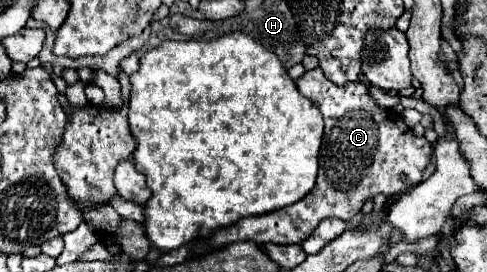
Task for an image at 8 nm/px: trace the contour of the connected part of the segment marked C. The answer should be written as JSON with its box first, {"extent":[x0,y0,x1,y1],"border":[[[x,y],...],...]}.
{"extent":[192,68,432,256],"border":[[[314,68],[298,78],[296,86],[306,98],[316,102],[326,120],[316,186],[296,204],[262,216],[246,216],[232,226],[218,228],[206,240],[196,238],[192,246],[196,256],[202,256],[210,250],[220,250],[222,246],[238,240],[254,240],[256,244],[304,242],[324,218],[336,216],[350,220],[362,210],[366,200],[372,200],[378,194],[388,196],[404,192],[422,180],[422,174],[432,158],[432,144],[426,138],[416,138],[400,114],[380,108],[368,96],[368,88],[362,82],[336,86],[320,68]]]}

